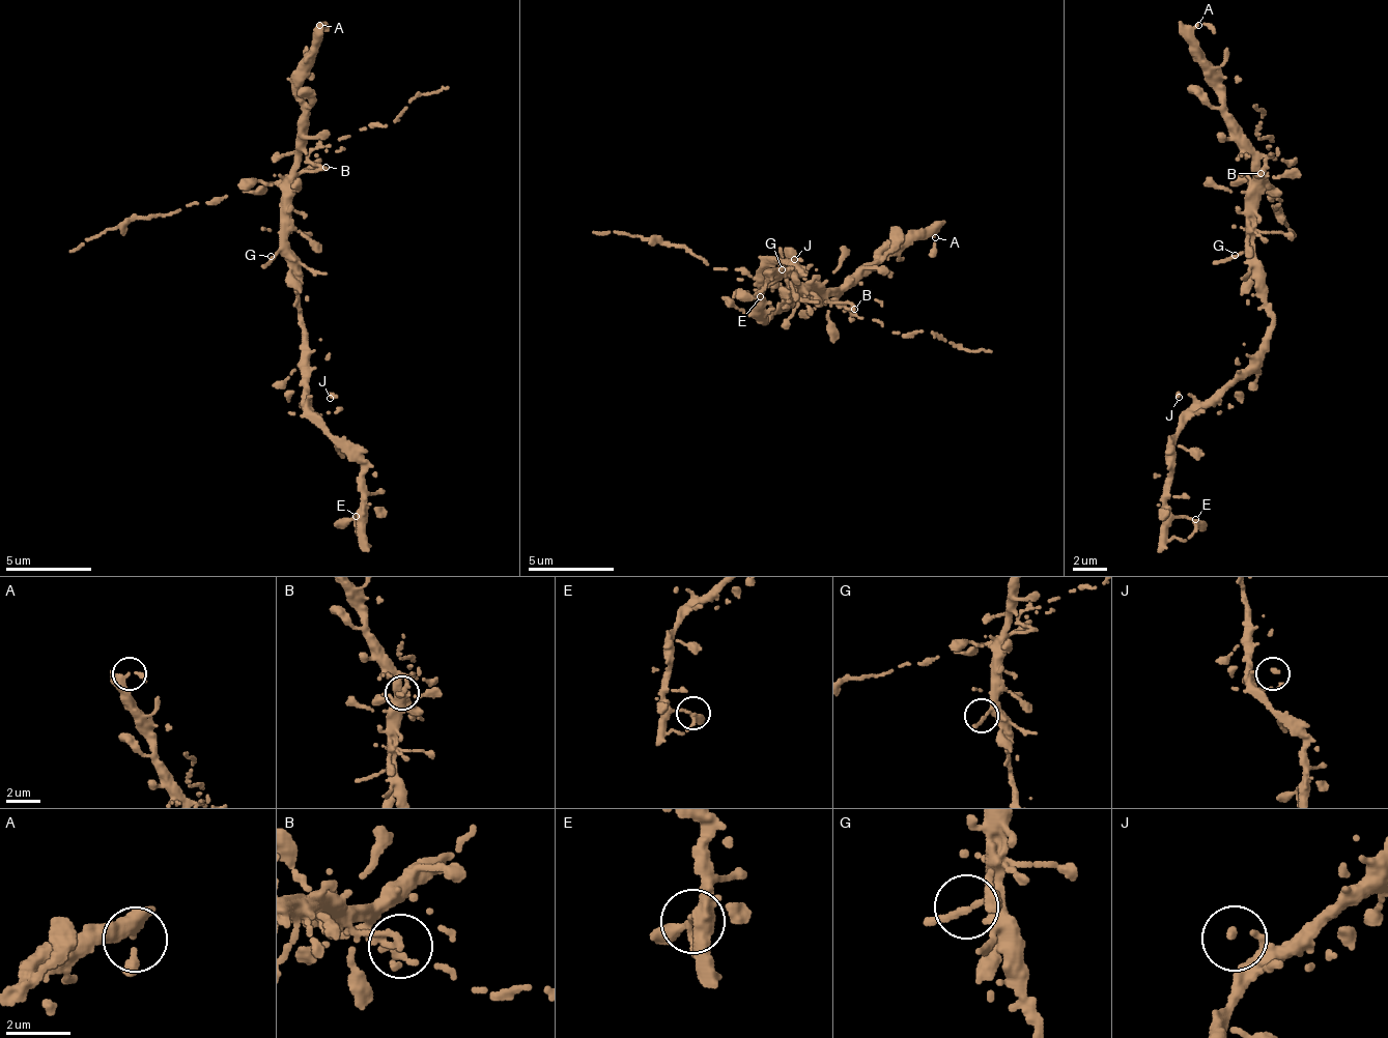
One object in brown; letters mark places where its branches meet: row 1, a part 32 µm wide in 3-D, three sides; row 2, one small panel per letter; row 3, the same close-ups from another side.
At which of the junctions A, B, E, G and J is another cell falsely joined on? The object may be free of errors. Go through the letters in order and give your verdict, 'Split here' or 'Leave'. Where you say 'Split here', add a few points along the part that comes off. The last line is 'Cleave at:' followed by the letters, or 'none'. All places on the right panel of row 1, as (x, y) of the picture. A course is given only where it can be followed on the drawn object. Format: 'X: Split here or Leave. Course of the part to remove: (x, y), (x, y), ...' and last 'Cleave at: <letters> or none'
A: Leave
B: Split here. Course of the part to remove: (1262, 174), (1267, 168), (1267, 193), (1282, 199), (1275, 208), (1282, 207), (1279, 218), (1294, 234)
E: Leave
G: Leave
J: Leave
Cleave at: B

